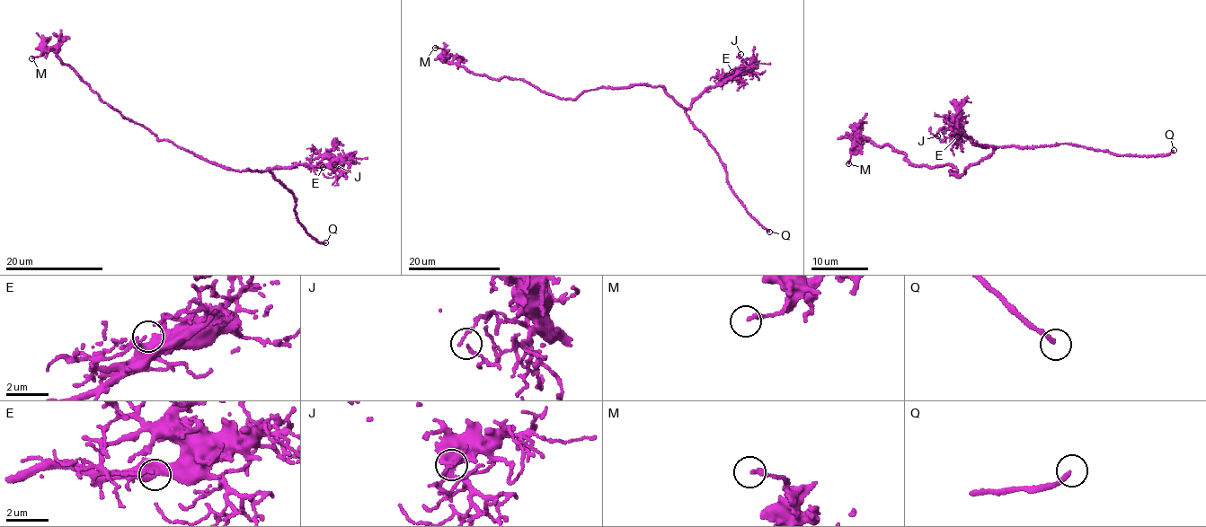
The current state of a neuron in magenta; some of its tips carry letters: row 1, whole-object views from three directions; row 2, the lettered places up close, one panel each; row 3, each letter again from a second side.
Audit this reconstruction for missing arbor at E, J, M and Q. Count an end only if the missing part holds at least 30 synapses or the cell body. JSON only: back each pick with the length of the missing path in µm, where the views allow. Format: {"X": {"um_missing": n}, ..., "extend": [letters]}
{"Q": {"um_missing": 40}, "extend": ["Q"]}

